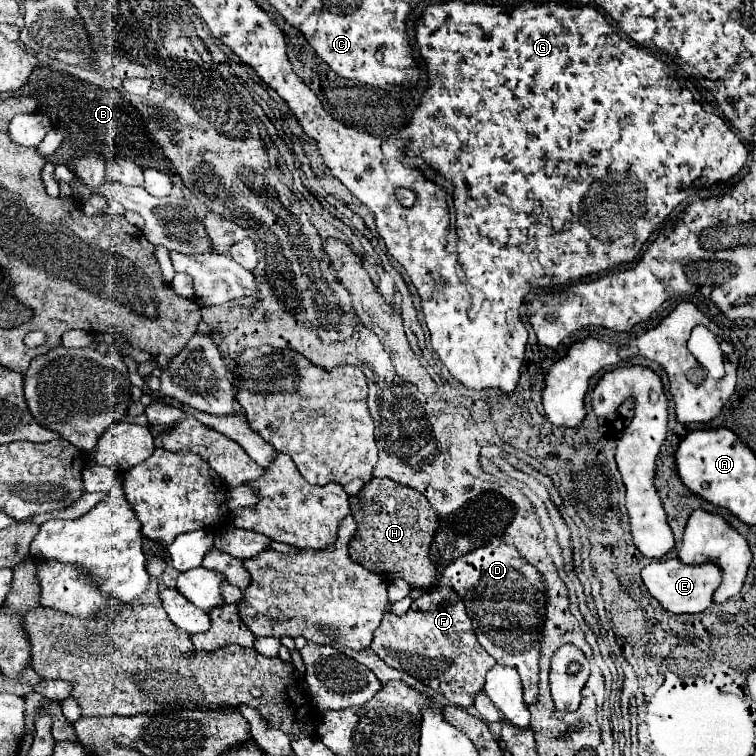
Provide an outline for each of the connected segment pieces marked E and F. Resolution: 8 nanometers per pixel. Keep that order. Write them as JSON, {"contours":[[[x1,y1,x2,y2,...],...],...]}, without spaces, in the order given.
{"contours":[[[668,558,648,564,642,570,642,580,648,592,672,614,696,614,712,604,714,592,722,584,722,568,716,562,684,564,680,558]],[[438,582,434,590,418,596,402,618,384,614,380,626,374,630,370,648,388,666,408,672,460,708,474,706,476,694,484,690,486,672,496,666,494,658,476,640,474,626,460,598,456,598,454,590,444,582]]]}

